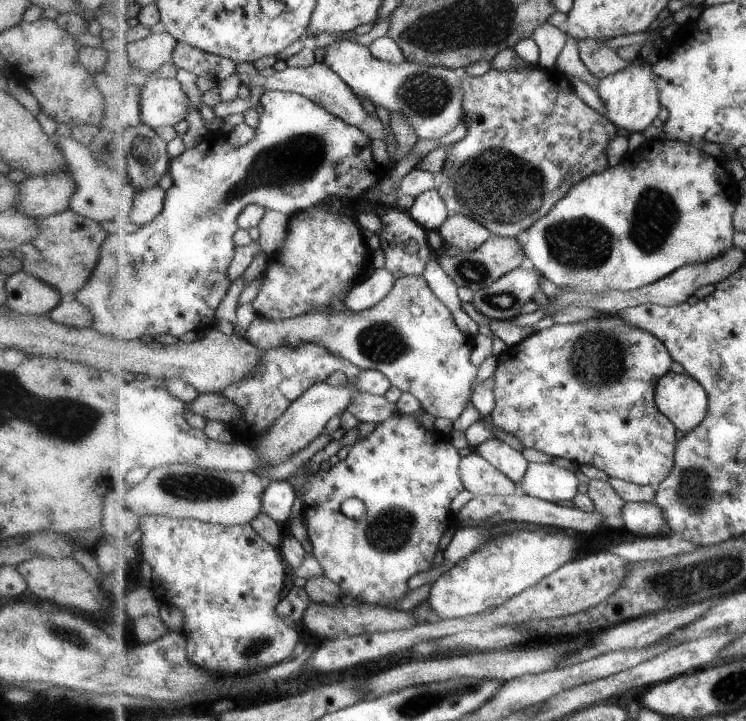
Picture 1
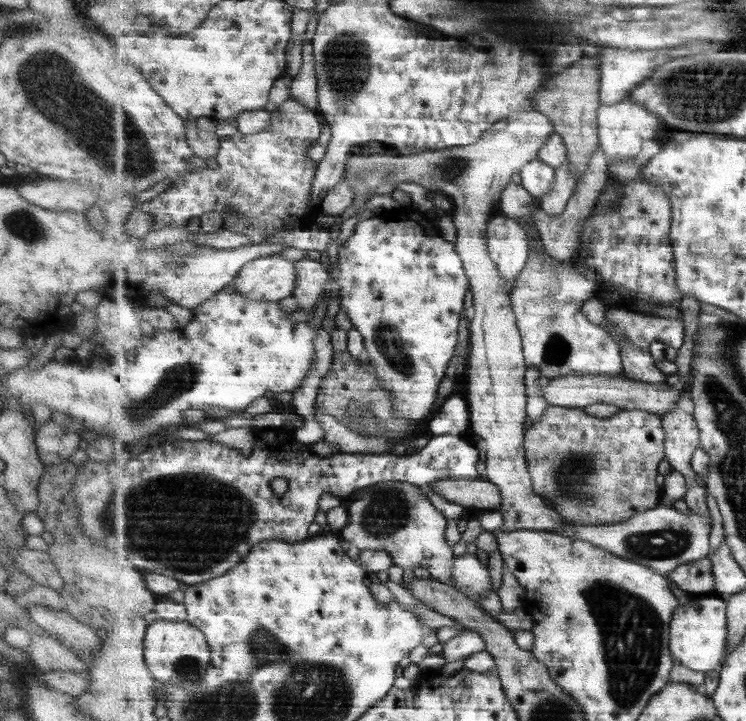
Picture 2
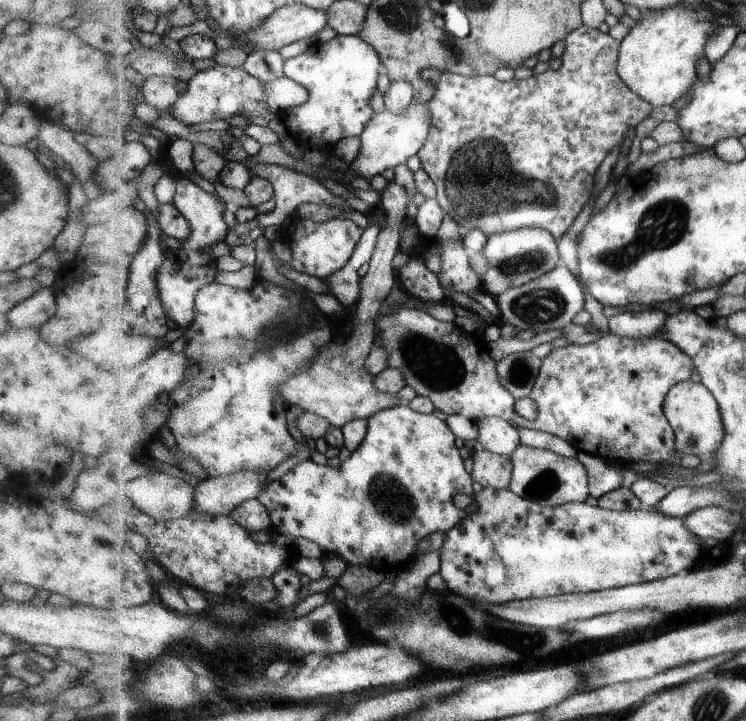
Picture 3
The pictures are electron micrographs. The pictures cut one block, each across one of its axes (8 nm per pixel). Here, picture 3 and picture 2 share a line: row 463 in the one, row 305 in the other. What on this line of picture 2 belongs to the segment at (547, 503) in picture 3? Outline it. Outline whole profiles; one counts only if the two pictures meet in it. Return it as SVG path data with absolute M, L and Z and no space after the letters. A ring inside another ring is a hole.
M544 248L543 253L539 253L538 251L534 251L530 253L529 261L527 262L525 268L523 268L523 272L519 274L519 278L517 278L517 282L515 282L515 286L513 286L513 290L510 291L512 302L513 302L513 310L517 316L517 324L519 326L519 330L522 334L523 338L523 346L524 346L524 357L526 358L526 364L535 366L539 368L541 371L541 376L544 380L549 381L555 377L565 376L565 375L593 375L593 376L626 376L625 371L623 371L623 351L621 351L621 345L601 327L601 325L597 326L593 324L588 318L585 312L583 312L583 304L589 302L593 297L599 294L599 284L593 280L593 278L589 278L589 276L585 276L583 272L581 272L581 268L577 266L577 260L572 259L569 261L561 261L557 260L557 258L553 258L551 254L546 252ZM549 257L551 259L555 259L555 263L559 263L559 266L555 266L555 264L551 264L549 262Z

